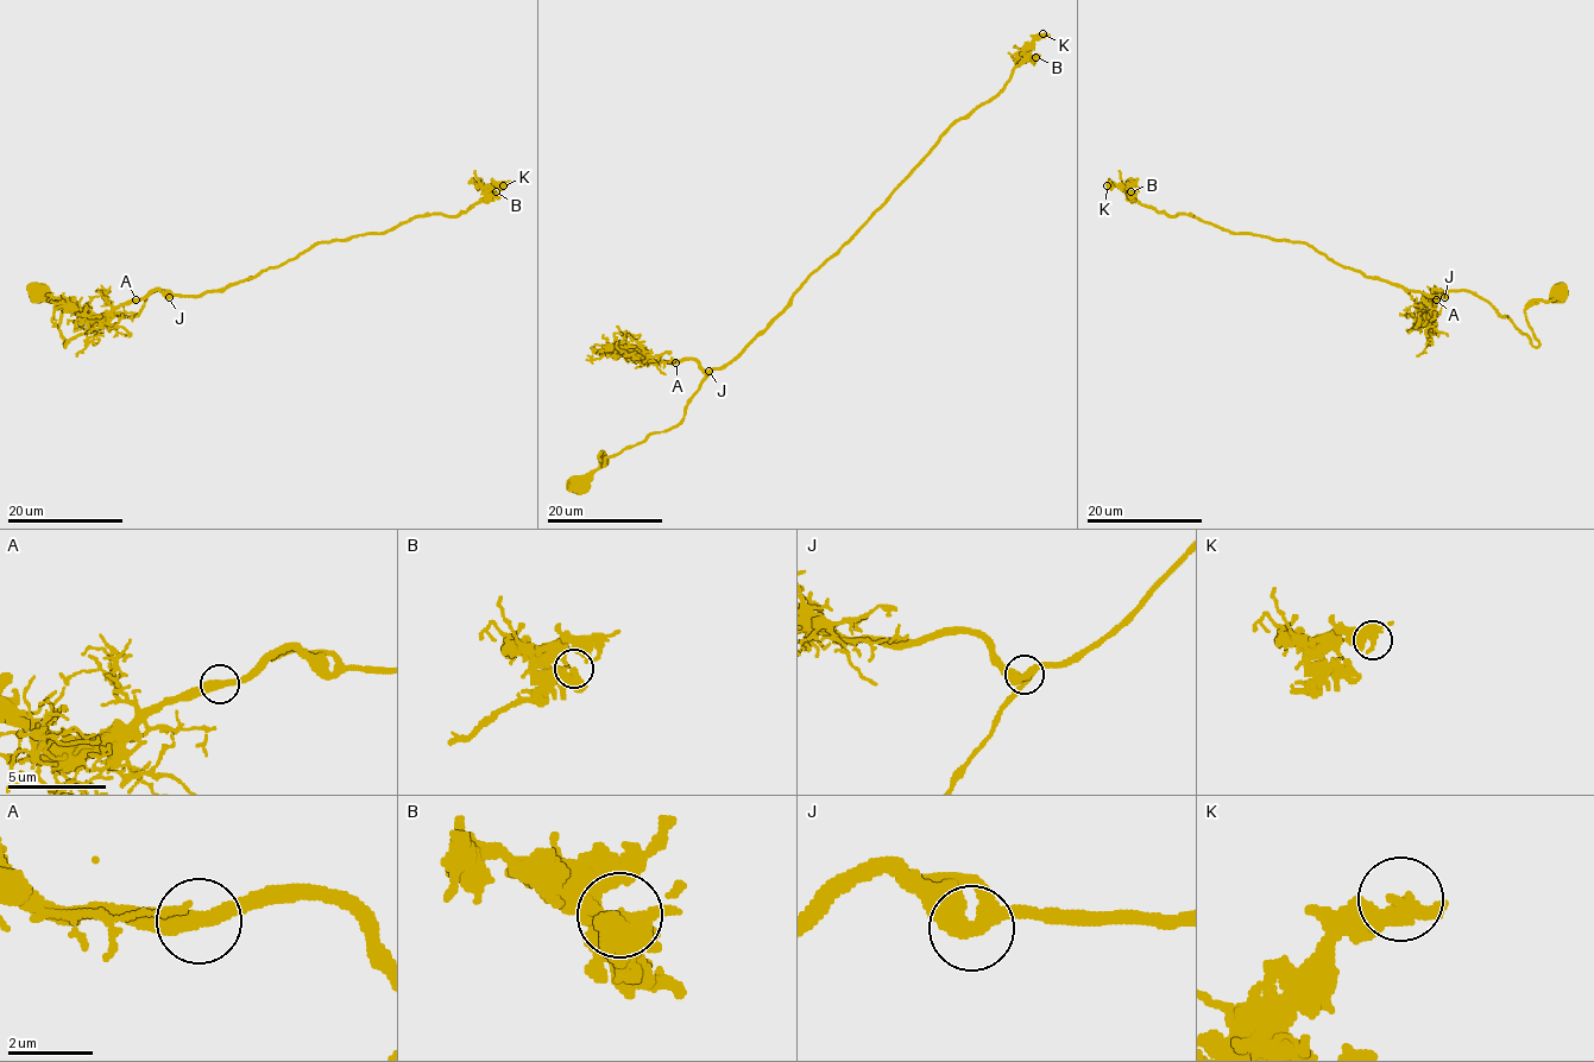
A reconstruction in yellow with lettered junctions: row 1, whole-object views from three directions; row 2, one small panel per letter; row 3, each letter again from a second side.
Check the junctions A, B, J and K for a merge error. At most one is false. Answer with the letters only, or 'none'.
none

